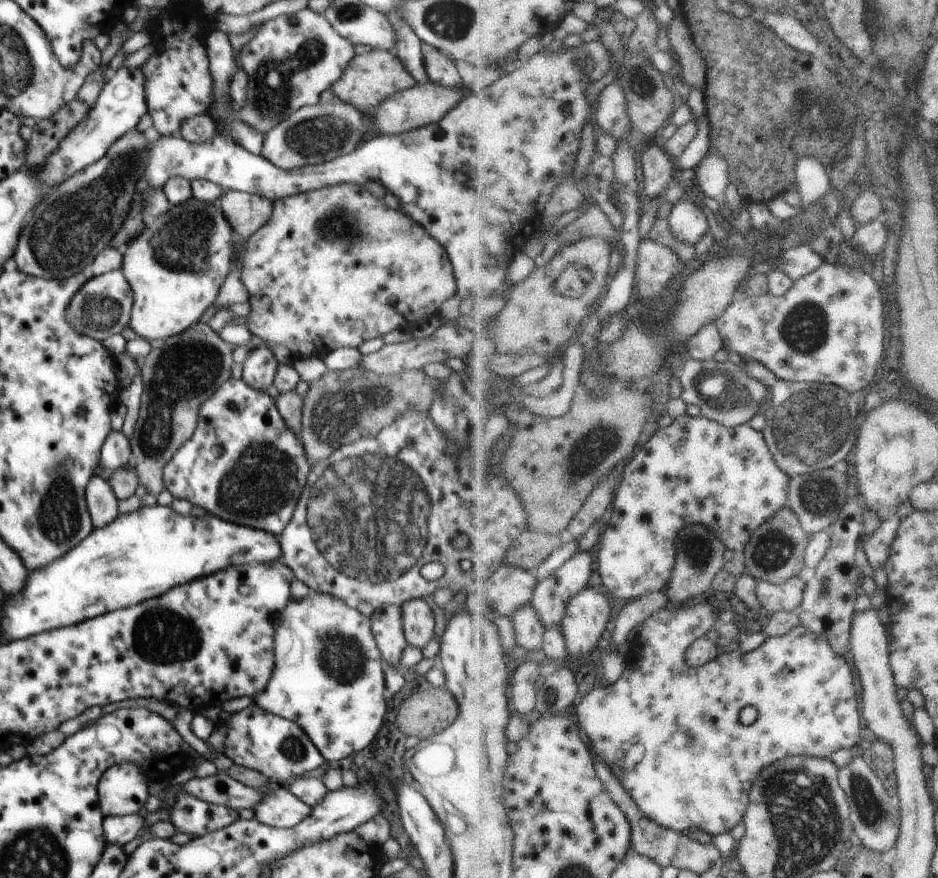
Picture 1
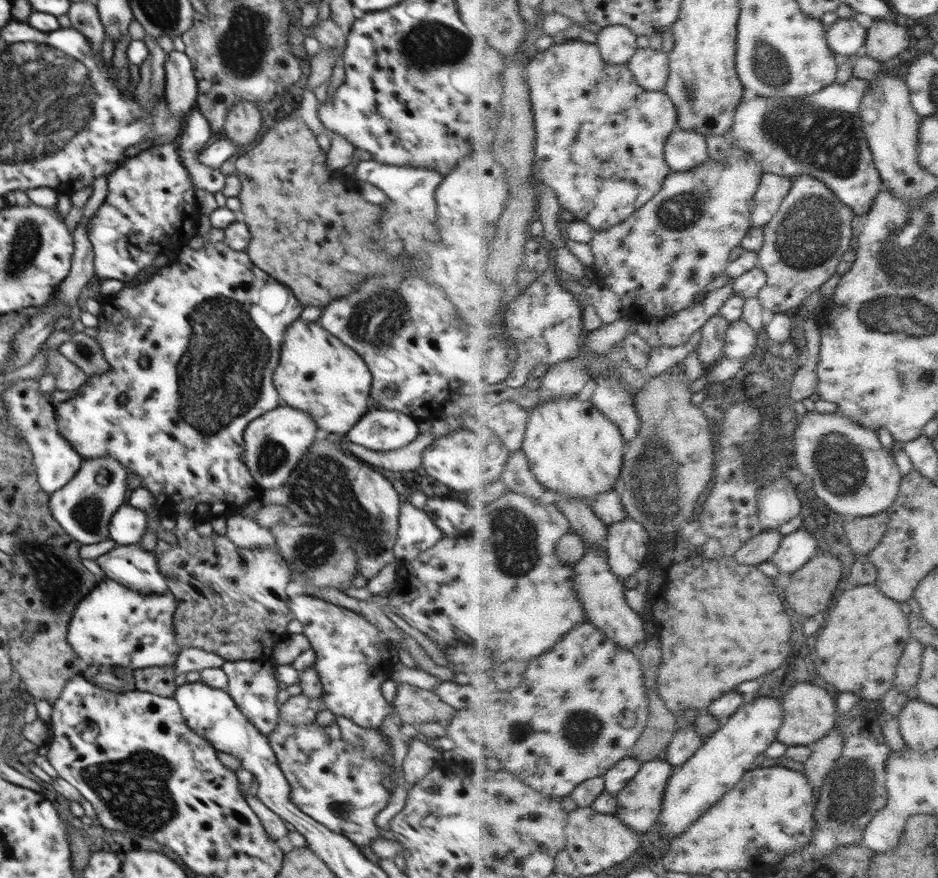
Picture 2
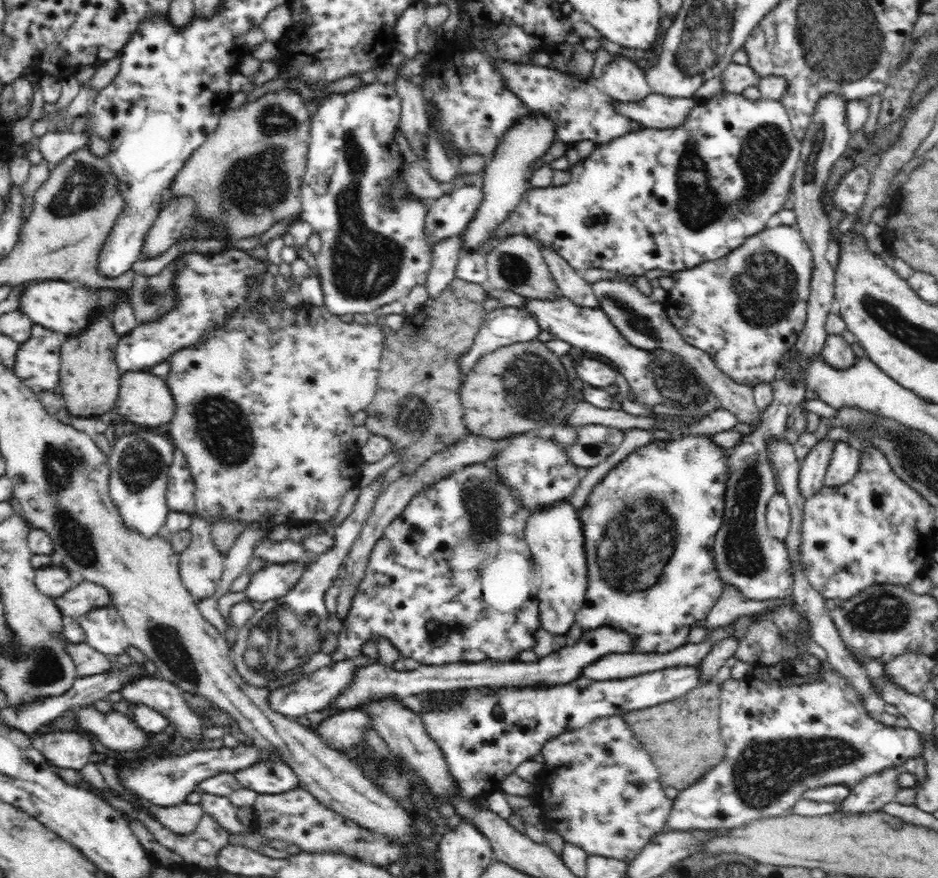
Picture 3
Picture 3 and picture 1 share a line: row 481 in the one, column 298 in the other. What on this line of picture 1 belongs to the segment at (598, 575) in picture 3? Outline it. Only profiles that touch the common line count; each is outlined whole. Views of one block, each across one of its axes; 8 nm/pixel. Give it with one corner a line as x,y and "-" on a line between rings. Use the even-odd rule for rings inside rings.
310,592
308,596
297,600
290,598
286,608
278,614
278,624
276,624
276,636
274,636
274,670
266,688
260,694
253,697
253,702
256,703
262,710
270,712
295,722
306,734
308,738
318,748
318,752
324,756
325,760
330,765
337,765
343,758
356,755
360,750
364,750
372,740
376,739
380,728
385,724
386,701
384,701
384,689
386,688
384,670
382,670
382,657
376,644
374,633
371,629
371,618
360,614
356,608
350,608
348,604
342,602
340,598
332,596
332,594
324,594
324,592

